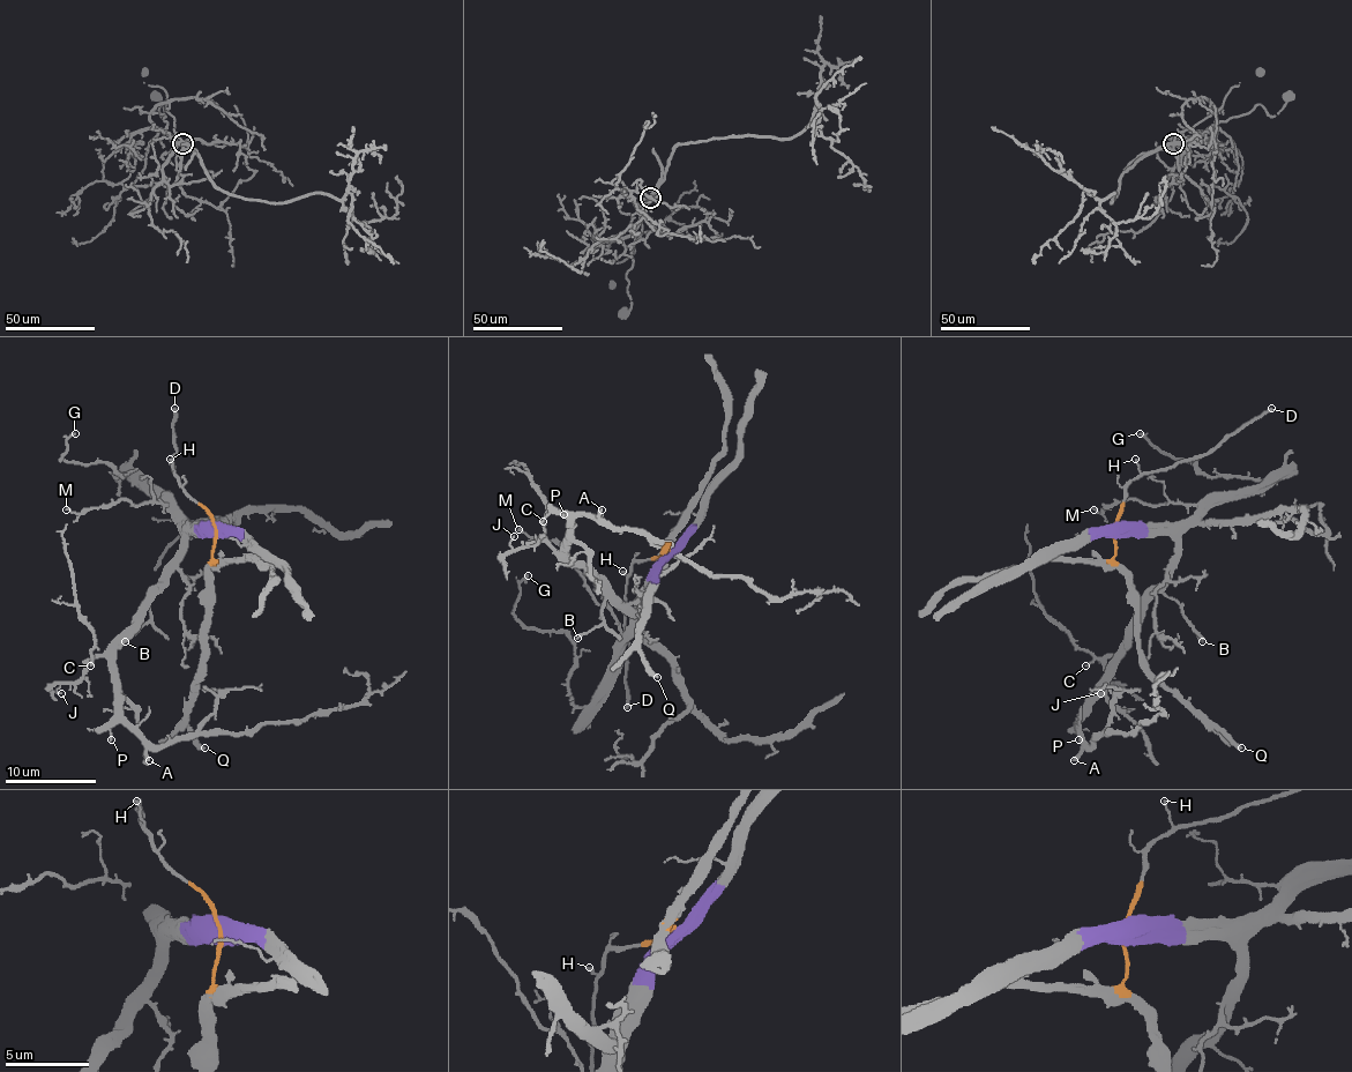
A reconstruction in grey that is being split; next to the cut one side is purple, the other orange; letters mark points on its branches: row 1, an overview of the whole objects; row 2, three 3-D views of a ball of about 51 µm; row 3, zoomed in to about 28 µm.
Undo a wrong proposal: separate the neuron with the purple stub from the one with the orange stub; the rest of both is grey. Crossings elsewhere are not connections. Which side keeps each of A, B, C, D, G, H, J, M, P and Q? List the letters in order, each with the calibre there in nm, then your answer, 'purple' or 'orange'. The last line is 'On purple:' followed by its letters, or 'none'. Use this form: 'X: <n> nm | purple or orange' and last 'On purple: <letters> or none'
A: 240 nm | purple
B: 160 nm | purple
C: 110 nm | purple
D: 220 nm | orange
G: 150 nm | purple
H: 120 nm | orange
J: 100 nm | purple
M: 140 nm | purple
P: 120 nm | purple
Q: 280 nm | orange
On purple: A, B, C, G, J, M, P

